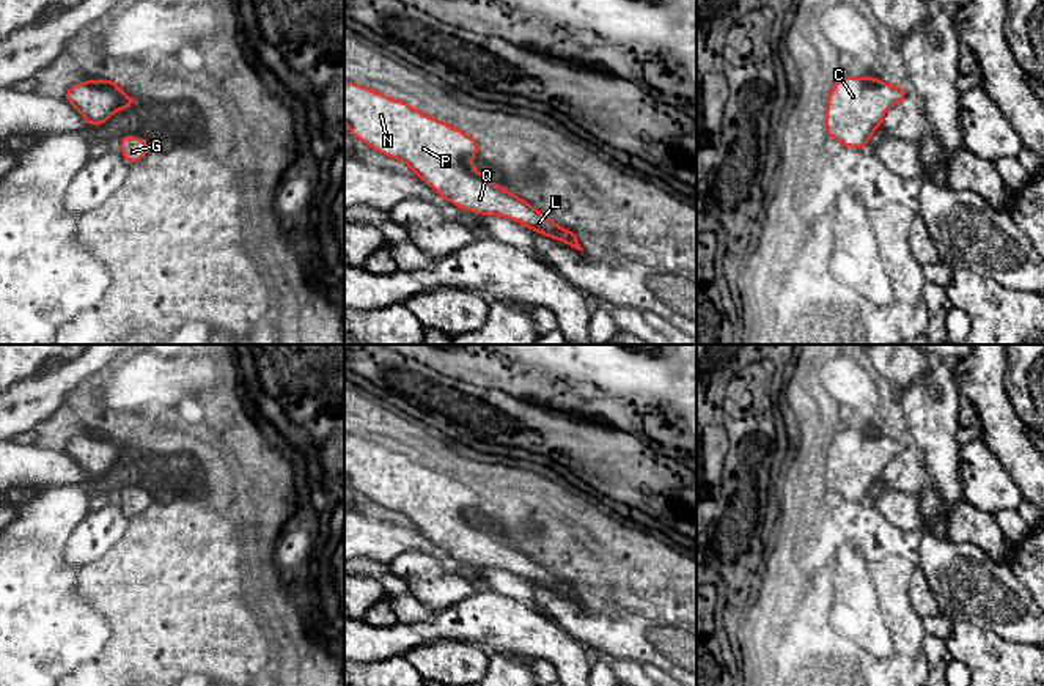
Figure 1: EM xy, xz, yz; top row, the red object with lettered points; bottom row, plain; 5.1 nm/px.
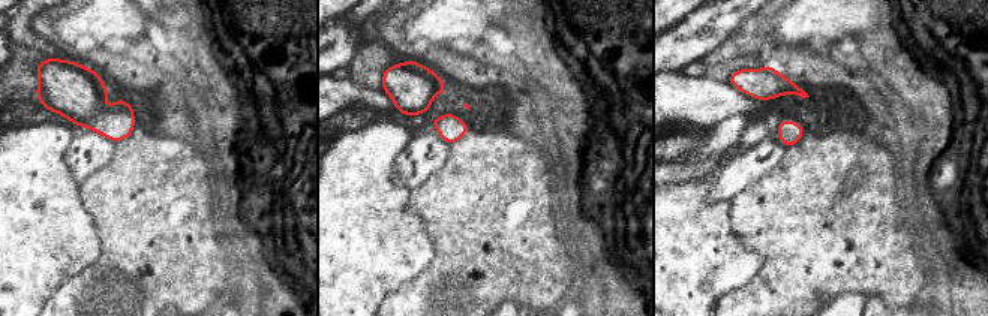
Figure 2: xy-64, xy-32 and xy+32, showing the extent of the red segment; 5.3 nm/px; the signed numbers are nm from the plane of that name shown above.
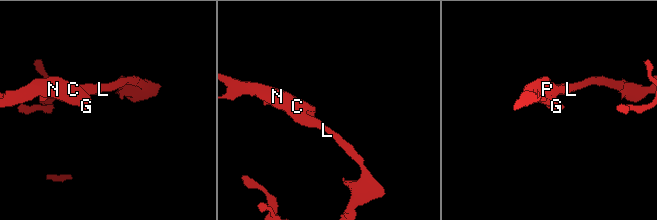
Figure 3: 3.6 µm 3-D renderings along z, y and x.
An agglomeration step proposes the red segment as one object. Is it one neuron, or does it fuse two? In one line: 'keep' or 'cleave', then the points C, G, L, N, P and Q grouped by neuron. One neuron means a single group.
keep; C G L N P Q

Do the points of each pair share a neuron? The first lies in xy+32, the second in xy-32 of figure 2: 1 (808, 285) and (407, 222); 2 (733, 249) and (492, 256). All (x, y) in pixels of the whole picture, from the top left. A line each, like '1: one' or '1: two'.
1: two
2: two

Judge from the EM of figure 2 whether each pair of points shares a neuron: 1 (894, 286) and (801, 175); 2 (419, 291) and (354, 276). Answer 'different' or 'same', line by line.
1: same
2: different

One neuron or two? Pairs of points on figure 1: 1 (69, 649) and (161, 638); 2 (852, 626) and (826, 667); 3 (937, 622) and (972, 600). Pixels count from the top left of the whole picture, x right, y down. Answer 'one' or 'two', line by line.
1: two
2: two
3: two

